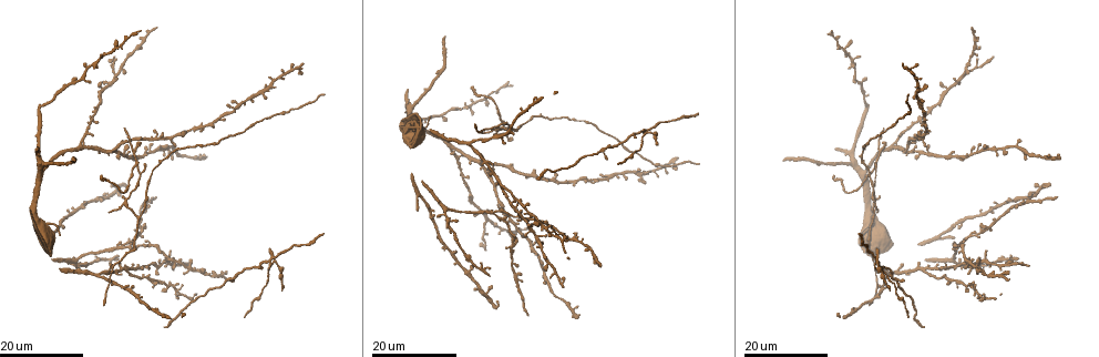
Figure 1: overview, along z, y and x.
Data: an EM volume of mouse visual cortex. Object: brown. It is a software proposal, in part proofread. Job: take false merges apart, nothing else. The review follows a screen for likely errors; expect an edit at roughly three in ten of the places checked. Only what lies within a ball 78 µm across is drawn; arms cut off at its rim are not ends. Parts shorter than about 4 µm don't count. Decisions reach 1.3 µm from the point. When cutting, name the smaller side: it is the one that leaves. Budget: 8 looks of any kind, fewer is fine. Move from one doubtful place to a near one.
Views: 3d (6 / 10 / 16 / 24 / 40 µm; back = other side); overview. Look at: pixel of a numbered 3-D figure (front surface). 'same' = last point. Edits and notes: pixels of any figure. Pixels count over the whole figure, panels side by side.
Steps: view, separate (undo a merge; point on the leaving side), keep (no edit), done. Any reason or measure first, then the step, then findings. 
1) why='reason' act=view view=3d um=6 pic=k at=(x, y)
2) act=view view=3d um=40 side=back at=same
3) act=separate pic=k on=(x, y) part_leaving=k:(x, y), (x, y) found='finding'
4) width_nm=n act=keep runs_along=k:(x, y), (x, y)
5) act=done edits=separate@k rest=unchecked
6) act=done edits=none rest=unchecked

why='three-way junction' act=view view=3d um=24 pic=1 at=(138, 216)

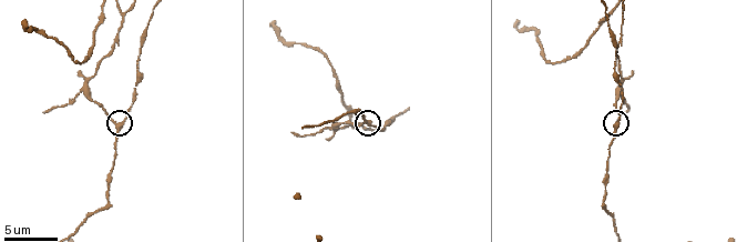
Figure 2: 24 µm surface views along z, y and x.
act=view view=3d um=10 pic=2 at=(115, 128)

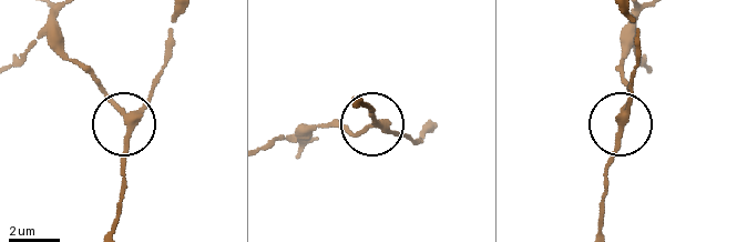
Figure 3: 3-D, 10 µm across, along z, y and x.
act=keep runs_along=3:(173, 23), (163, 74), (126, 125), (122, 205) found='all the same neuron'

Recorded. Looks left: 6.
act=view view=3d um=16 pic=1 at=(532, 233)

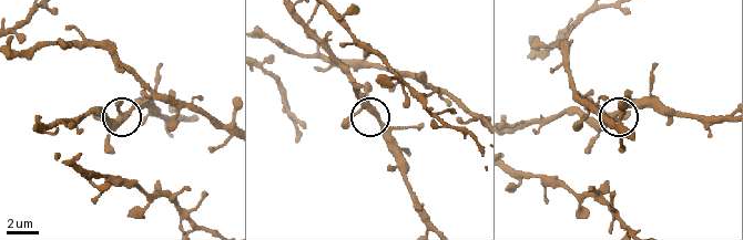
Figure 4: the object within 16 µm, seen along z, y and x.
act=view view=3d um=6 pic=4 at=(371, 108)

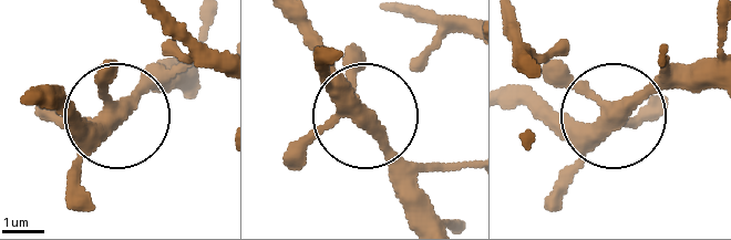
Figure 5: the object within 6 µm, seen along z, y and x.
side_arm_um=17 act=keep runs_along=5:(516, 105), (590, 126), (692, 66) found='continuous, no second neuron'

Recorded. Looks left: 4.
why='thin arm on a thick one' act=view view=3d um=24 pic=1 at=(879, 258)

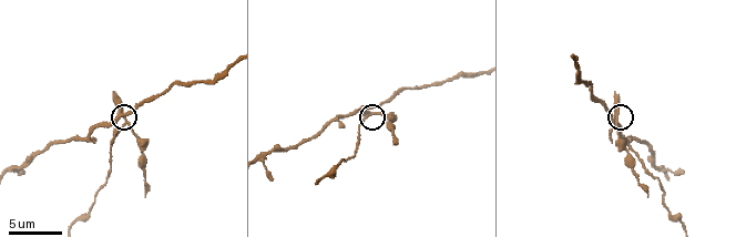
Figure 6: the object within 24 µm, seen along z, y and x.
act=view view=3d um=6 pic=6 at=(122, 119)

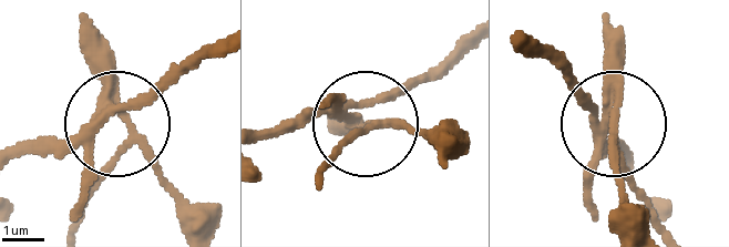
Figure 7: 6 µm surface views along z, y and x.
side_arm_um=16 act=separate pic=7 on=(113, 78) part_leaving=7:(133, 135), (105, 117), (20, 156) found='a second neuron is stuck on'

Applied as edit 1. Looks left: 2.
act=done edits=separate@7 rest=unchecked

